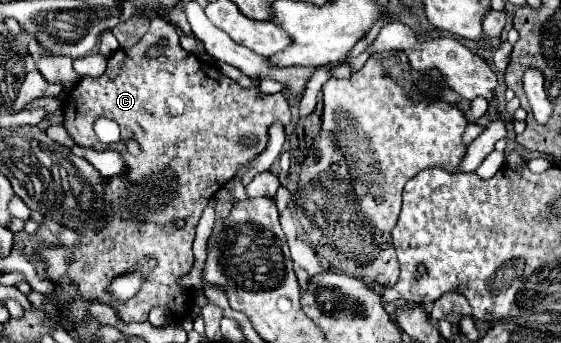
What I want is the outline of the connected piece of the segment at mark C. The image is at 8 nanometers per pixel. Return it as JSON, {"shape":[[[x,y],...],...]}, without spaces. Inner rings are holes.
{"shape":[[[154,18],[150,24],[150,30],[146,32],[146,36],[132,48],[118,48],[110,58],[108,58],[108,66],[106,72],[98,78],[80,78],[76,82],[76,86],[70,90],[66,102],[64,102],[64,128],[72,134],[72,138],[76,140],[78,146],[84,148],[93,148],[95,150],[106,150],[110,146],[100,144],[94,136],[92,124],[96,118],[106,116],[112,118],[114,122],[118,122],[120,130],[122,130],[122,156],[130,154],[126,150],[126,140],[136,140],[140,144],[140,154],[134,156],[132,160],[132,168],[128,168],[126,162],[126,172],[120,176],[114,176],[106,182],[106,216],[104,222],[106,226],[102,230],[94,230],[94,232],[86,232],[80,238],[78,246],[72,248],[42,248],[40,256],[46,264],[46,272],[50,278],[54,278],[52,282],[60,288],[58,296],[50,298],[56,306],[64,306],[66,316],[70,318],[70,322],[76,322],[78,318],[86,318],[88,314],[88,298],[98,298],[104,304],[110,304],[112,308],[118,310],[118,316],[130,324],[130,322],[146,322],[148,320],[148,312],[154,306],[164,306],[170,314],[184,316],[188,312],[190,306],[190,296],[186,290],[182,290],[176,280],[180,276],[184,276],[186,272],[190,272],[192,264],[194,264],[194,256],[192,256],[192,242],[194,242],[194,234],[196,234],[196,224],[200,220],[202,210],[206,208],[208,200],[214,196],[214,192],[218,192],[222,188],[222,184],[226,180],[230,180],[232,176],[236,176],[238,168],[250,160],[254,160],[266,146],[268,142],[268,128],[274,122],[290,122],[290,108],[288,108],[288,100],[284,92],[278,94],[262,94],[258,86],[254,88],[242,88],[238,82],[234,82],[232,78],[224,76],[216,66],[210,66],[206,62],[202,62],[200,58],[196,58],[194,54],[180,48],[178,44],[178,32],[176,28],[162,20],[162,18]],[[160,40],[166,40],[164,48],[158,58],[150,58],[146,54],[146,50],[151,46],[156,46]],[[242,136],[258,136],[258,144],[252,148],[242,148],[238,144],[238,140]],[[174,220],[186,220],[186,228],[174,228],[172,222]],[[166,222],[166,230],[158,228],[158,224]],[[118,258],[128,258],[124,262],[138,262],[136,258],[156,258],[158,260],[158,268],[142,272],[144,274],[144,282],[140,286],[140,290],[128,300],[128,302],[118,302],[110,292],[110,282],[114,276],[124,274],[126,268],[118,266]]]}

